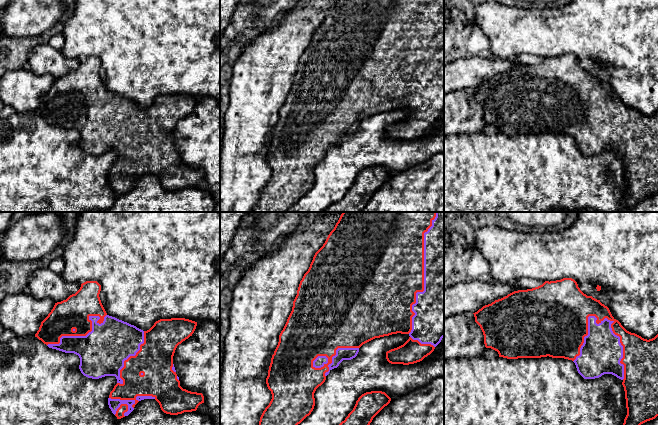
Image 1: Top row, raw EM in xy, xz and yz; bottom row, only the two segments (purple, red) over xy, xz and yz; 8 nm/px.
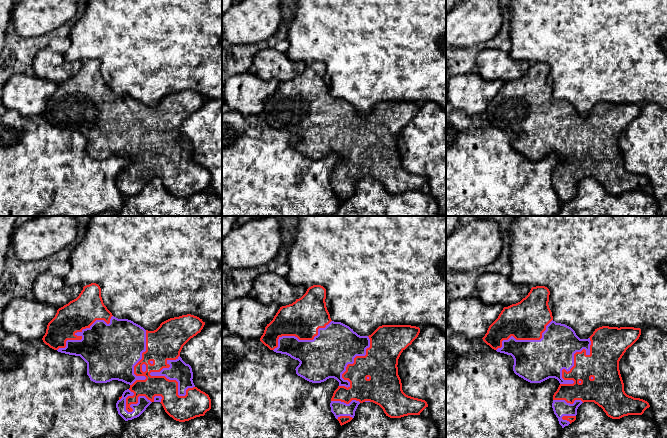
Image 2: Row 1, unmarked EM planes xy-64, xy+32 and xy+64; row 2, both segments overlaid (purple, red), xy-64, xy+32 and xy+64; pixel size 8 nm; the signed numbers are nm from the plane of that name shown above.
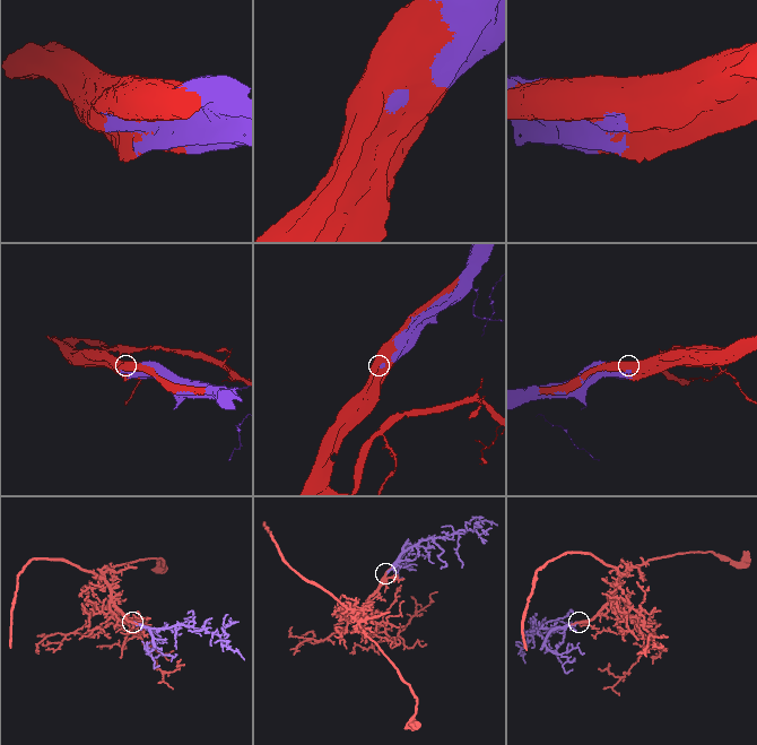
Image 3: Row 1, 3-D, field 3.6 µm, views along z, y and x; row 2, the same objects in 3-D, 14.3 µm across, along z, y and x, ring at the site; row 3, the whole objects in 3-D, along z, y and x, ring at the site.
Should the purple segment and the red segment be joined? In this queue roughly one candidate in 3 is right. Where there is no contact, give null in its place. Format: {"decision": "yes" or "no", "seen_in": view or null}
{"decision": "yes", "seen_in": "yz"}

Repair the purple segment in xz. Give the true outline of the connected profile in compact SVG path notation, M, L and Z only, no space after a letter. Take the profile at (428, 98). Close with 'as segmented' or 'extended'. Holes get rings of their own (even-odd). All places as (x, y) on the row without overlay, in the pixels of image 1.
M336 0L323 22L315 29L308 47L300 57L292 87L279 111L266 154L272 175L263 187L253 212L287 212L311 190L315 182L314 169L332 145L337 144L343 136L355 134L363 120L397 109L408 110L410 113L403 121L386 128L386 135L391 140L409 141L422 137L444 113L444 0Z; extended

